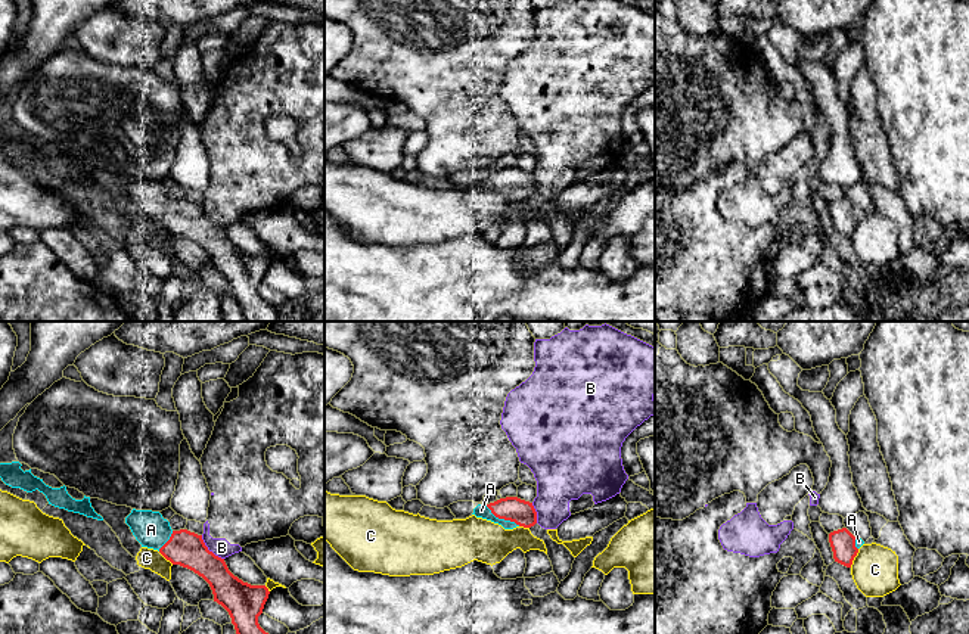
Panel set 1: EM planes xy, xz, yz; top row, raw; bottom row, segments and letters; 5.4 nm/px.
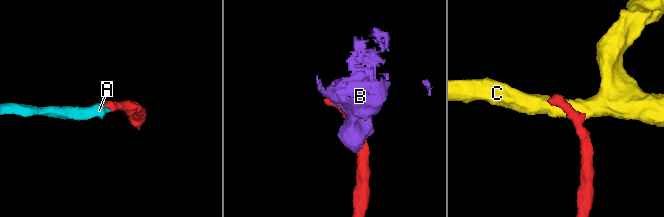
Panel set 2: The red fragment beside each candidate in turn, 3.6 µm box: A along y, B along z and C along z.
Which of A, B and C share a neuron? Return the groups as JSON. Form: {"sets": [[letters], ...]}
{"sets": [["A"], ["B"], ["C"]]}

